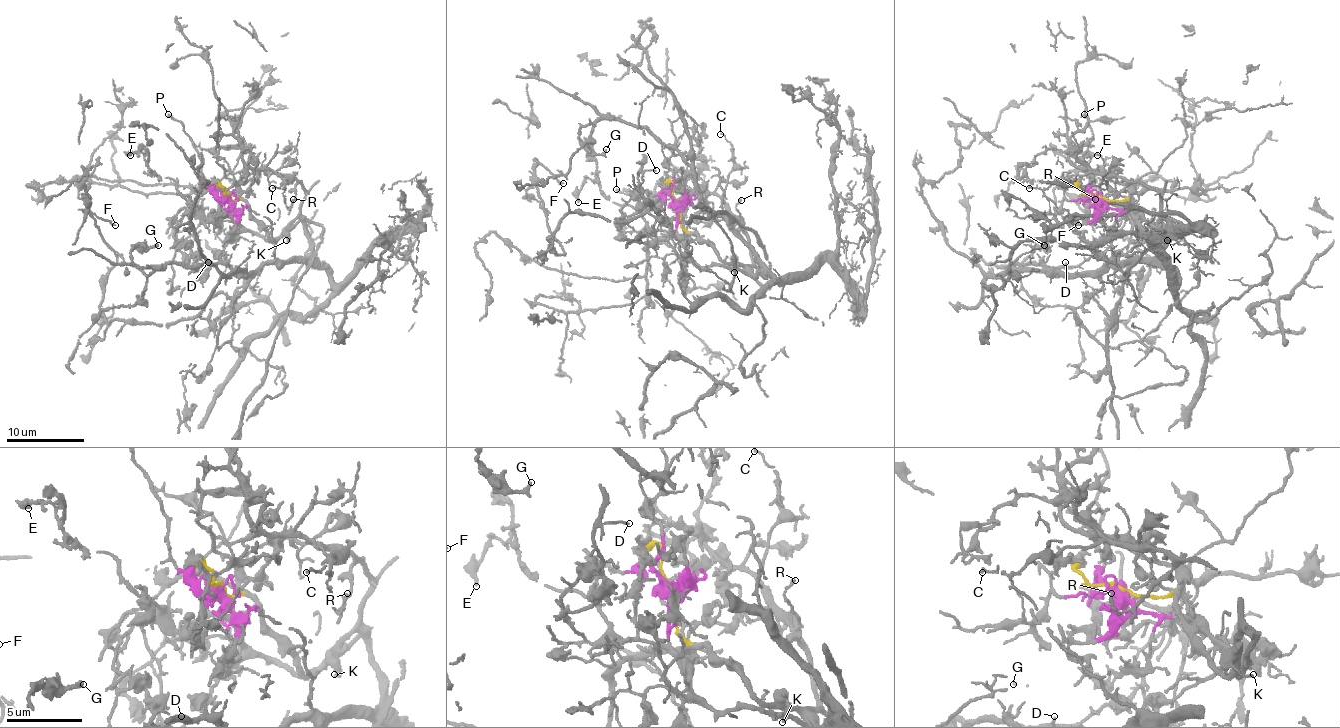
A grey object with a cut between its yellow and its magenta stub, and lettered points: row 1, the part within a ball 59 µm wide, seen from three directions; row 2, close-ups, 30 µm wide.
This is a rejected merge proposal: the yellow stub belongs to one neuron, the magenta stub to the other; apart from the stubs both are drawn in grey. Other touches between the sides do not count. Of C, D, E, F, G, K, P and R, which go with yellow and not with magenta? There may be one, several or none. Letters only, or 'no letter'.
C, F, G, K, R

